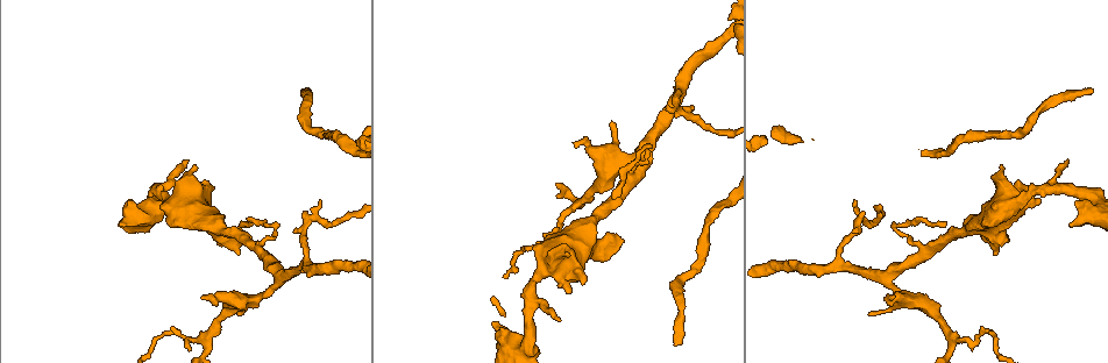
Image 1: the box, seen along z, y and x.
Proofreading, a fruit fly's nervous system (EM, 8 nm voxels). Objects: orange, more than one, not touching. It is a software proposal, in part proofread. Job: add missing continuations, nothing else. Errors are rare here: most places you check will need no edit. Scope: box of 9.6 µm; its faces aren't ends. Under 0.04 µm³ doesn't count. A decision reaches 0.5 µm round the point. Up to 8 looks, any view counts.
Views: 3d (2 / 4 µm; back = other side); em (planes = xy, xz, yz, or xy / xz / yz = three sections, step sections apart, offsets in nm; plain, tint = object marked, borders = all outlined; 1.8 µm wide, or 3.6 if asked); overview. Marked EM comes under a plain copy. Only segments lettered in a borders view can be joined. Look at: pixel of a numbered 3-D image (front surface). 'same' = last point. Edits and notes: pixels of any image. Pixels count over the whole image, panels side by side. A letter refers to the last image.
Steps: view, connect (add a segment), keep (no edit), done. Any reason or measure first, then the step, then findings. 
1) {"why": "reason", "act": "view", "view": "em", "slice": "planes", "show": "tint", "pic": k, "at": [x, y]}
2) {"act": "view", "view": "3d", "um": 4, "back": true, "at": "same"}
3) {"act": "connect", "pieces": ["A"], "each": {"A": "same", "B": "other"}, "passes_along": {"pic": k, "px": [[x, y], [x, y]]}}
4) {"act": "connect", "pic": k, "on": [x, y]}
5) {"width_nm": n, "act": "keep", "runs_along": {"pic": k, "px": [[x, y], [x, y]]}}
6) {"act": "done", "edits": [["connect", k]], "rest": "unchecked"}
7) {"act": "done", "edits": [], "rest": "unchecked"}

{"act": "view", "view": "3d", "um": 2, "pic": 1, "at": [1067, 160]}

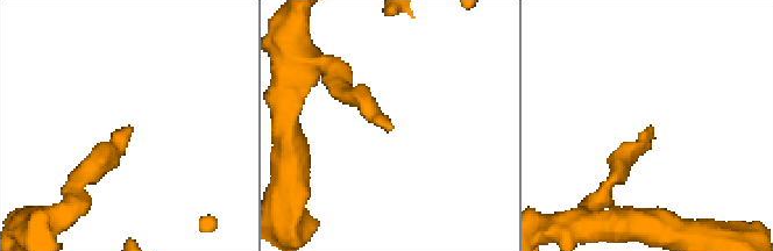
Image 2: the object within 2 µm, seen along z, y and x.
{"why": "need the tissue", "act": "view", "view": "em", "slice": "xy", "step": 8, "show": "borders", "pic": 2, "at": [653, 130]}

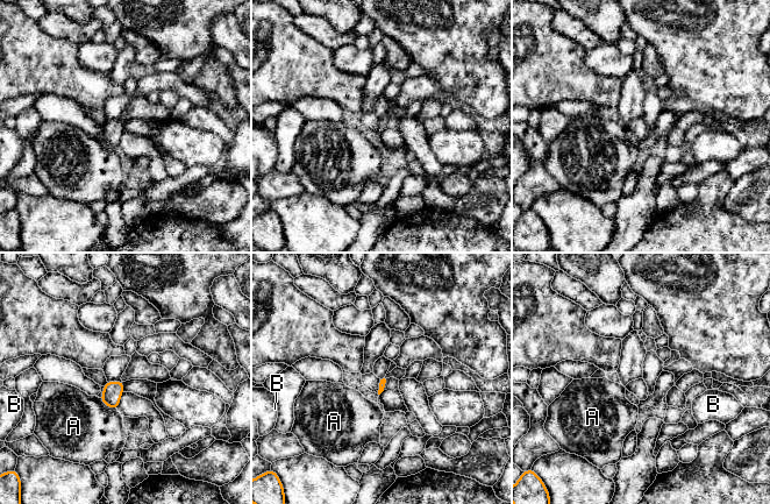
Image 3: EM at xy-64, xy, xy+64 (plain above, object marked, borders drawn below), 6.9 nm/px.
{"act": "keep", "each": {"A": "other", "B": "other"}, "border": {"pic": 3, "px": [[99, 398], [116, 410]]}, "found": "no lettered segment goes on from it"}

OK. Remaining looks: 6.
{"why": "an open end", "act": "view", "view": "3d", "um": 2, "pic": 1, "at": [677, 343]}

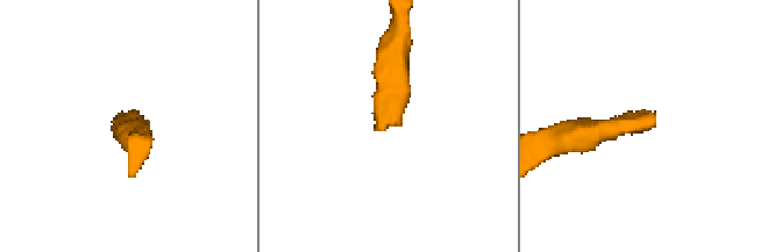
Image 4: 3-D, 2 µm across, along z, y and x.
{"why": "shape alone is not enough", "act": "view", "view": "em", "slice": "planes", "show": "borders", "pic": 4, "at": [652, 117]}

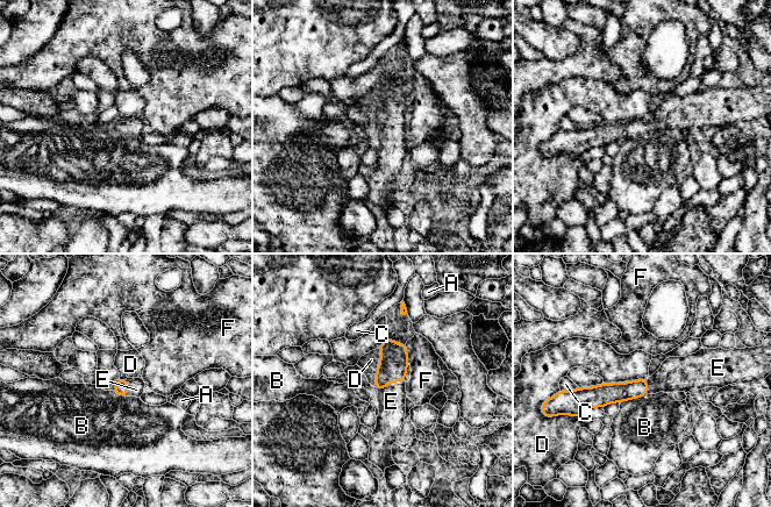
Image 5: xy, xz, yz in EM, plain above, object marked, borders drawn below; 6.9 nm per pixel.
{"longest_contact_nm": ["D", 300], "act": "connect", "pieces": ["E"], "each": {"A": "other", "B": "other", "C": "other", "D": "other", "E": "same", "F": "other"}, "passes_along": {"pic": 5, "px": [[393, 363], [390, 381], [391, 401]]}, "found": "the neuron continues"}

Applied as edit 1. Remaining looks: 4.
{"why": "redraw", "act": "view", "view": "overview"}

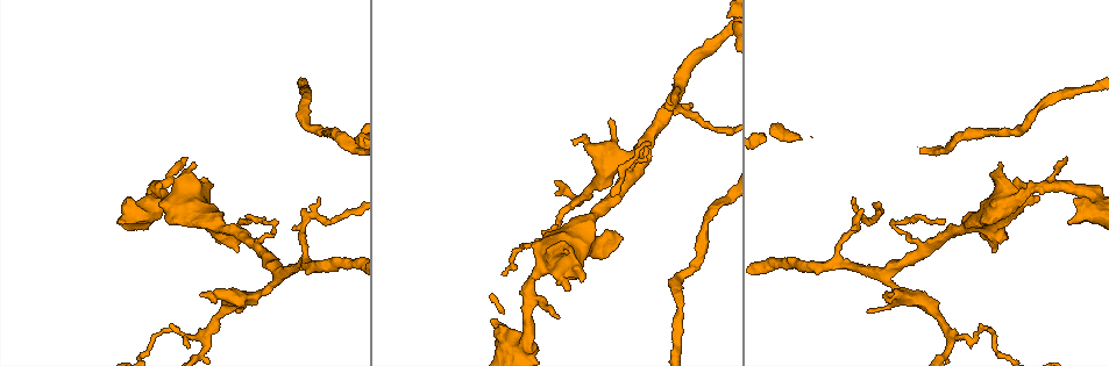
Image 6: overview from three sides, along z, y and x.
{"why": "free end", "act": "view", "view": "em", "slice": "planes", "show": "borders", "pic": 6, "at": [574, 143]}

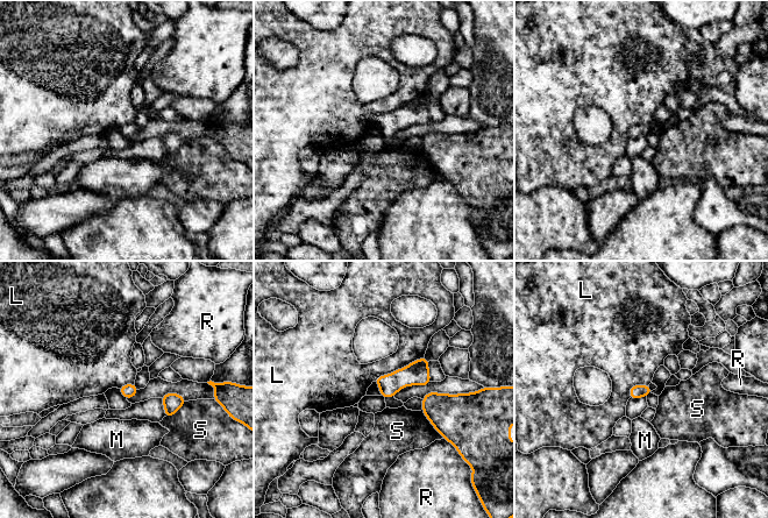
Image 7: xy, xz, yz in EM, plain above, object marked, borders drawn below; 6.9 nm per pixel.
{"longest_contact_nm": ["L", 400], "act": "keep", "each": {"L": "other", "M": "other", "R": "other", "S": "other"}, "border": {"pic": 7, "px": [[424, 355], [374, 381]]}, "found": "no lettered segment goes on from it"}

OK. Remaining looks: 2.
{"act": "done", "edits": [["connect", 5]], "rest": "unchecked"}

